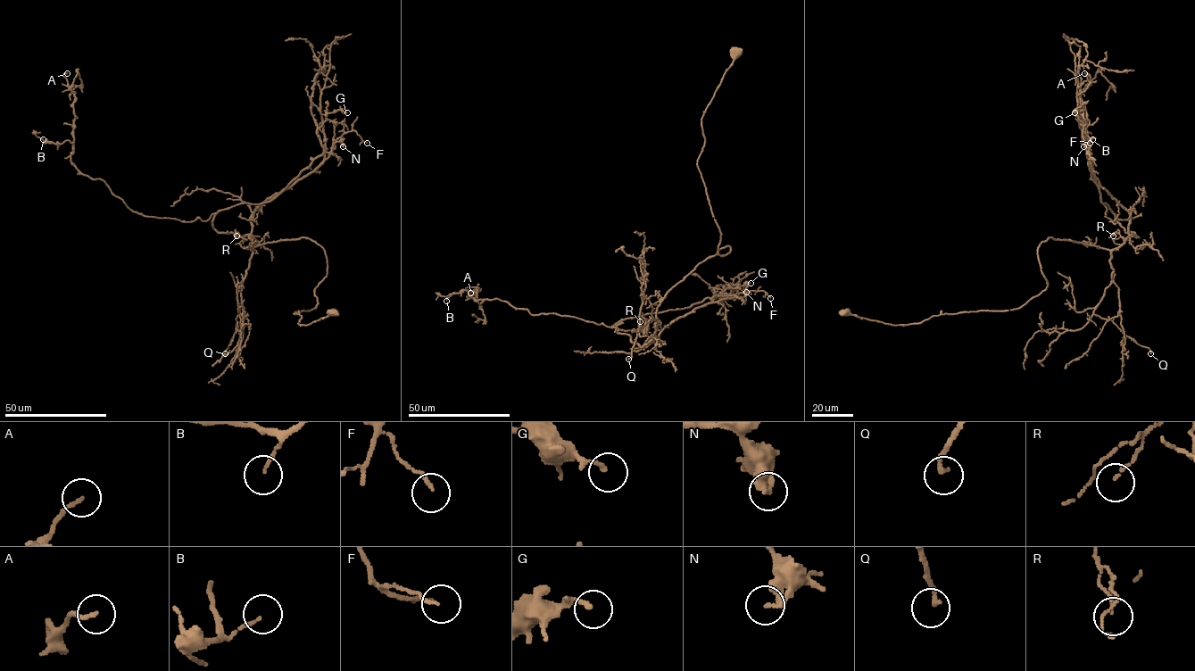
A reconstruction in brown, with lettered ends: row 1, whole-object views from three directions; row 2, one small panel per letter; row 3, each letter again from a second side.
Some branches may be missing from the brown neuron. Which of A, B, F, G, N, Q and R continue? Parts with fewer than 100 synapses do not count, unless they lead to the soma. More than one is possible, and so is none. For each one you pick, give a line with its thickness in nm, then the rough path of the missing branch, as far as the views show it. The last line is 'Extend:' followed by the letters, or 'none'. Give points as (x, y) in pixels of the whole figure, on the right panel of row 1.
Extend: none

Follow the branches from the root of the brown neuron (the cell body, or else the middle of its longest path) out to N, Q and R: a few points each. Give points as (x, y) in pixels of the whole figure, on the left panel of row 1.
N: (332, 311), (308, 325), (294, 313), (317, 305), (320, 245), (253, 250), (248, 236), (262, 202), (343, 146)
Q: (332, 311), (308, 325), (294, 313), (317, 305), (327, 268), (320, 245), (257, 245), (225, 353)
R: (332, 311), (308, 325), (294, 313), (315, 307), (327, 274), (315, 242), (253, 250), (248, 235), (236, 236)

